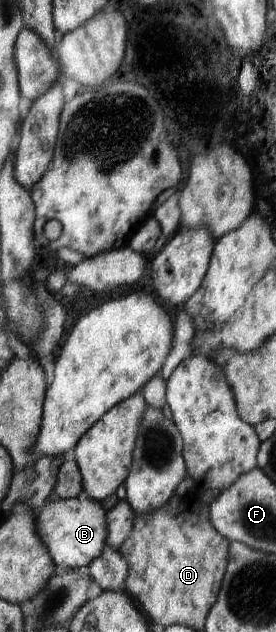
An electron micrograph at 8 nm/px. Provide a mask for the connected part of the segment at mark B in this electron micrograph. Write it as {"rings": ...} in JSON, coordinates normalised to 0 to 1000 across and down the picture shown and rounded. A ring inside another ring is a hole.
{"rings":[[[290,785],[272,790],[188,786],[130,815],[138,845],[167,862],[207,902],[312,902],[388,862],[384,805],[366,794]]]}

